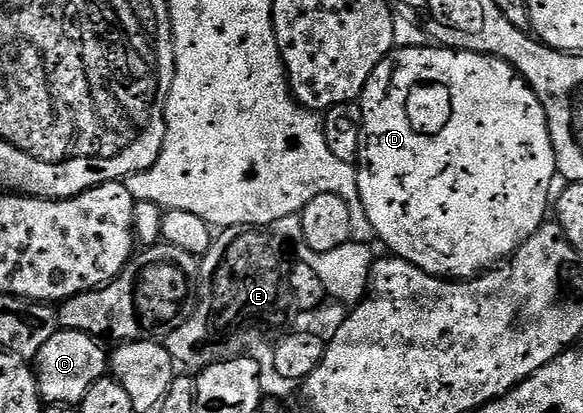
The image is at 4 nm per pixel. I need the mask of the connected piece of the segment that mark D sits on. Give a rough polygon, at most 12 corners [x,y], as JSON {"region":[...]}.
{"region":[[396,48],[370,74],[376,240],[467,280],[521,248],[556,155],[504,60]]}

